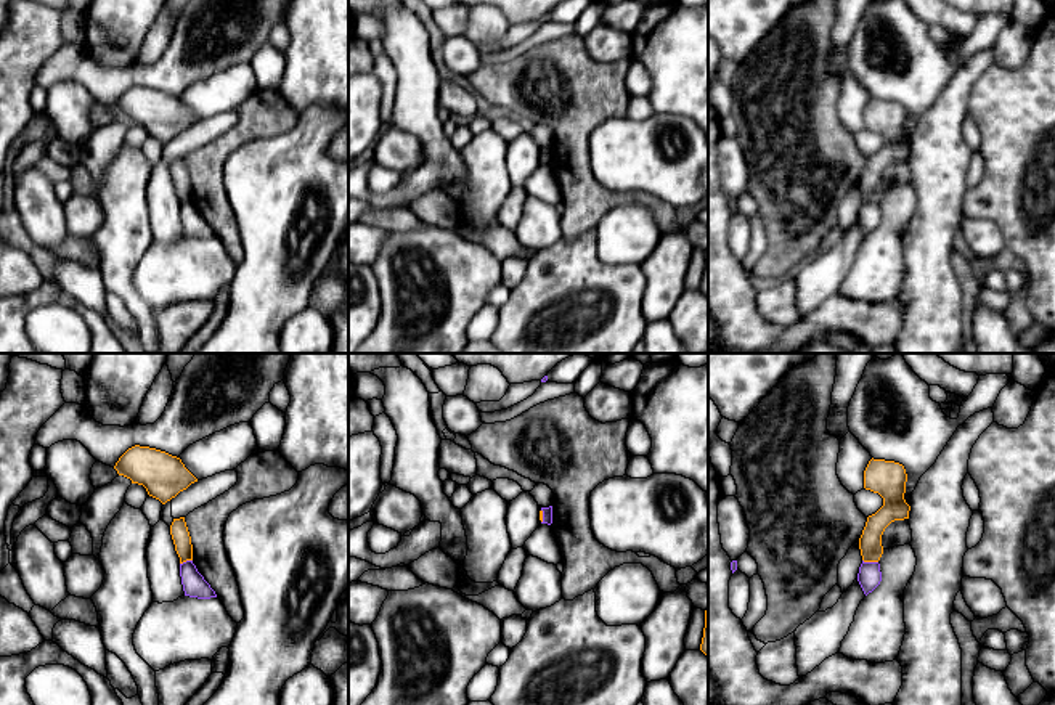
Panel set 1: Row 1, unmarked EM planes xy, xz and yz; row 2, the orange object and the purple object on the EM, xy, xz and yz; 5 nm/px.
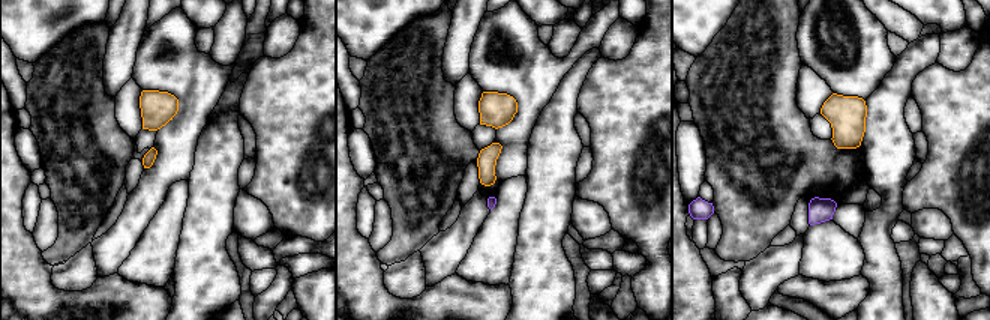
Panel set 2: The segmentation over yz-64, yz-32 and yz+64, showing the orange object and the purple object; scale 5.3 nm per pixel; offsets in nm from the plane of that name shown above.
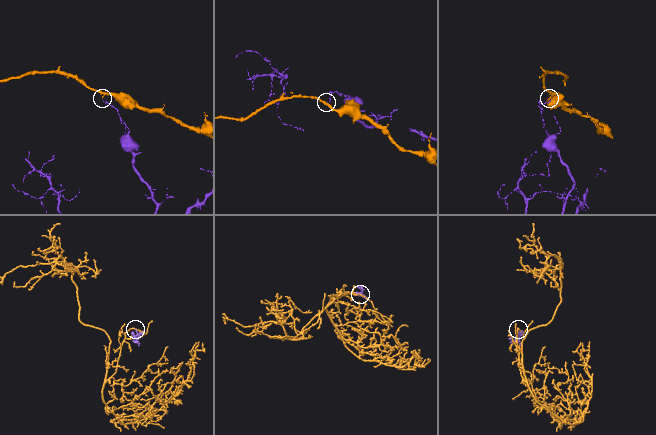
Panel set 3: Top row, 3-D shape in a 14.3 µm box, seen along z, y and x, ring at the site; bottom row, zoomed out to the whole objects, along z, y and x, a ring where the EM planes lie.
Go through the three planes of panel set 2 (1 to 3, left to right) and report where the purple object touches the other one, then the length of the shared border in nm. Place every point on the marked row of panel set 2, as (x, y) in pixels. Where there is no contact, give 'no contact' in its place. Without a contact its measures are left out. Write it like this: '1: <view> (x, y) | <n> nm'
1: no contact
2: no contact
3: no contact

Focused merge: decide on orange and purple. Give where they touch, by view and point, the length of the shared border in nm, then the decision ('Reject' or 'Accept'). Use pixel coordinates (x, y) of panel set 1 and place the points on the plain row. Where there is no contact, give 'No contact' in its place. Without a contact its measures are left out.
Touches orange at yz (871, 201). Shared border 80 nm. Reject

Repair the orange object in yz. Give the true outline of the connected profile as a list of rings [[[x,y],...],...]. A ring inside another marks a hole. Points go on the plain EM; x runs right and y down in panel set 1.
[[[870,100],[864,111],[864,128],[878,133],[883,146],[867,157],[859,178],[864,202],[878,202],[883,194],[882,175],[894,161],[909,159],[910,146],[904,140],[907,114],[902,104]]]

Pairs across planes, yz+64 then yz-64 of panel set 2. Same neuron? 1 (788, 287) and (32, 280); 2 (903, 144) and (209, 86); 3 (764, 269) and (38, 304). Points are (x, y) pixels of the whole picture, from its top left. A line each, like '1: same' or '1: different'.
1: same
2: different
3: different

